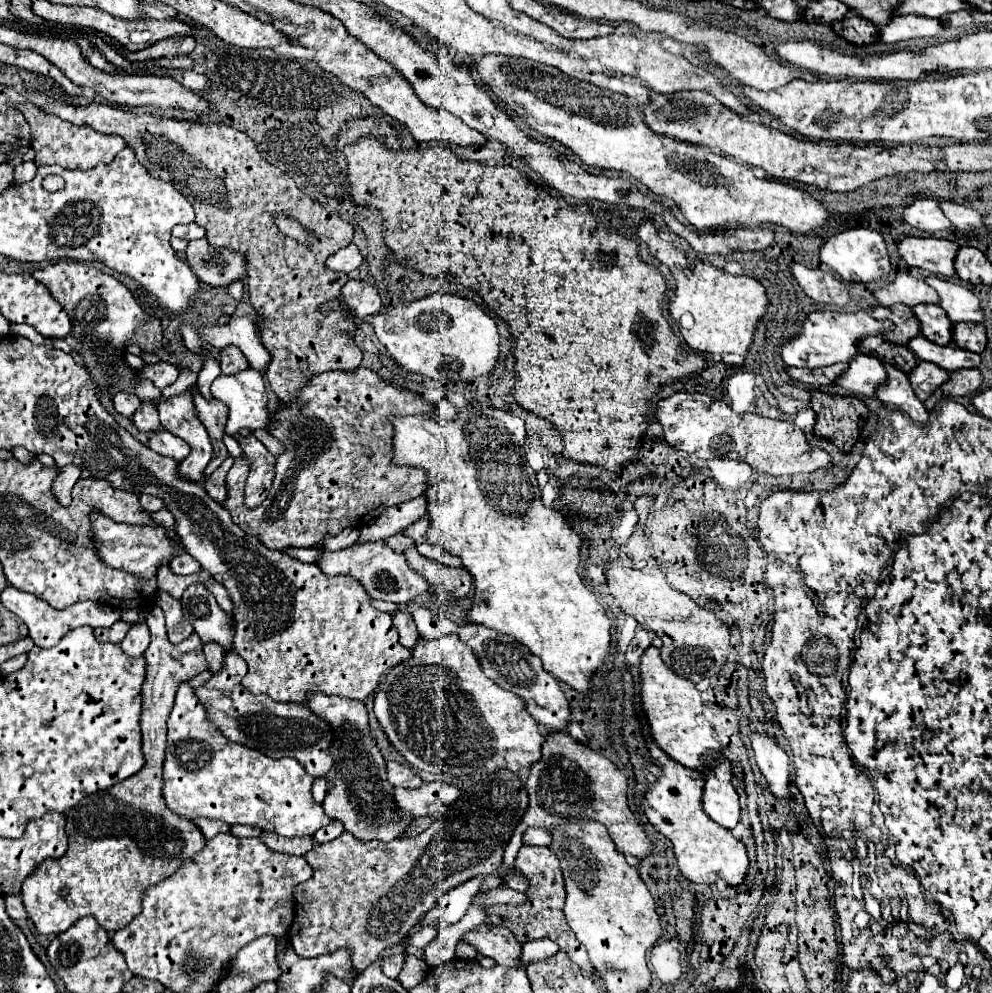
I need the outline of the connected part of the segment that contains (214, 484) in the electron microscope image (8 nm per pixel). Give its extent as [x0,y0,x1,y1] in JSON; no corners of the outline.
[203,456,233,504]

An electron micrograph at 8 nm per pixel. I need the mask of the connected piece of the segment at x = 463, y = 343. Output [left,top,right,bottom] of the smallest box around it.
[367,292,499,380]

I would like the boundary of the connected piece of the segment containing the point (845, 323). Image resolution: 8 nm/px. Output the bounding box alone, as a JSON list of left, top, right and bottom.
[781,310,893,368]

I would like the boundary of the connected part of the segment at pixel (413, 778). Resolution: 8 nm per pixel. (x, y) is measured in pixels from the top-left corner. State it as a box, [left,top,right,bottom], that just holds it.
[387,762,423,788]

